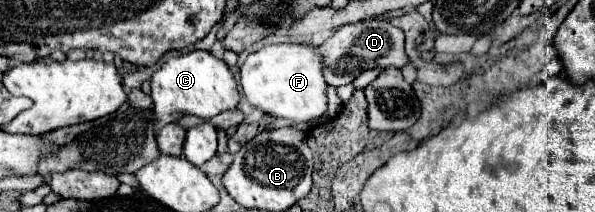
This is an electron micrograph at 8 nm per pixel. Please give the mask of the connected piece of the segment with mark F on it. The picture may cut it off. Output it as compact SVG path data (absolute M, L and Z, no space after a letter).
M276 44L260 48L240 66L240 84L244 98L272 118L286 118L298 124L316 120L326 112L326 82L322 76L320 54L310 46Z

